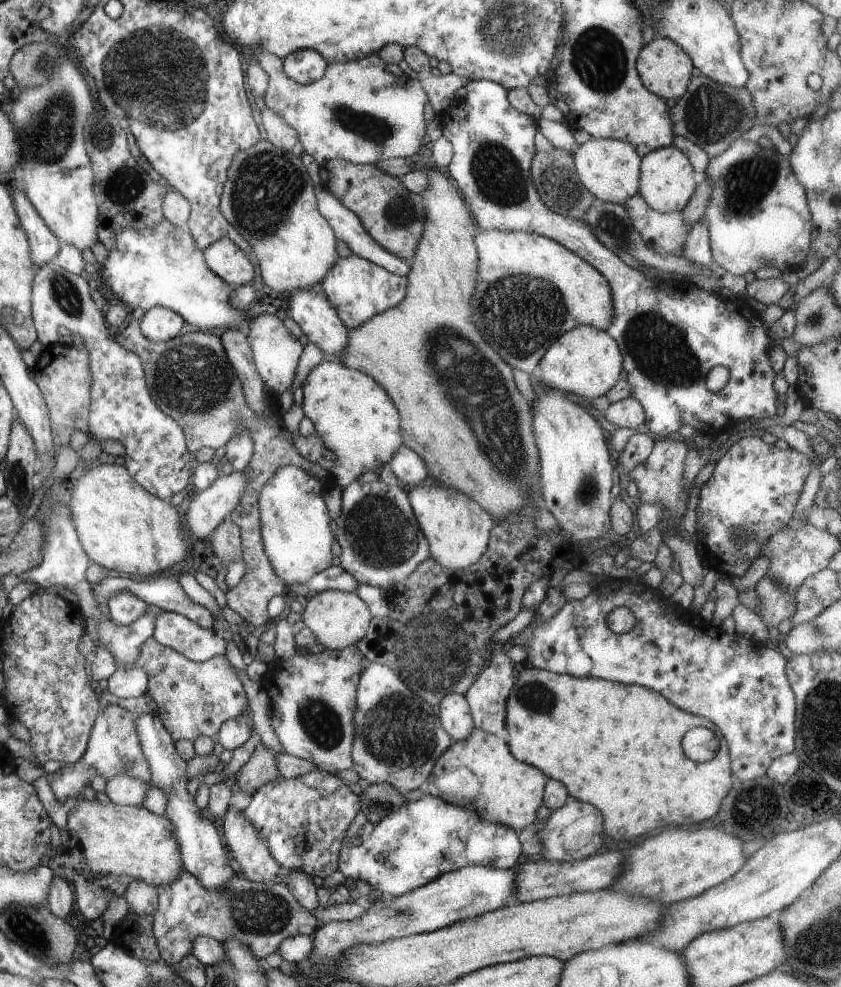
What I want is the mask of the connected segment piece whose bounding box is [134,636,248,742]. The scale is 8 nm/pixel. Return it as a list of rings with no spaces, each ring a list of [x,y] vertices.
[[[151,636],[140,644],[134,666],[145,671],[145,693],[155,701],[155,714],[174,742],[183,738],[193,742],[199,735],[214,738],[227,719],[235,719],[248,712],[241,682],[229,667],[225,655],[192,661],[159,644]]]

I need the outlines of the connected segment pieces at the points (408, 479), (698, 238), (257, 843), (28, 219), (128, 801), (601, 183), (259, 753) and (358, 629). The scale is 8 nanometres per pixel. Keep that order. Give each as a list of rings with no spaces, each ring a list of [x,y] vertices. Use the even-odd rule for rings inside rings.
[[[403,444],[397,447],[385,464],[396,476],[398,484],[422,484],[429,478],[423,459]]]
[[[703,215],[692,224],[692,229],[686,236],[681,257],[685,257],[688,261],[706,268],[710,268],[713,265],[709,246],[708,226]]]
[[[233,808],[226,809],[221,819],[225,849],[231,852],[236,870],[243,872],[249,881],[273,882],[279,866],[270,855],[265,839]]]
[[[14,188],[13,200],[16,204],[17,216],[20,217],[21,226],[27,233],[32,264],[35,267],[40,267],[42,264],[53,260],[54,254],[59,248],[57,237],[49,230],[35,207],[28,201],[23,189]]]
[[[124,770],[106,782],[105,794],[114,805],[139,807],[149,786],[149,782],[130,777]]]
[[[615,139],[589,140],[579,145],[572,157],[578,179],[595,199],[622,205],[638,192],[641,158],[628,142]]]
[[[258,743],[251,756],[235,774],[235,781],[242,792],[252,795],[261,785],[281,777],[276,767],[276,754]]]
[[[326,590],[315,593],[307,600],[301,614],[304,625],[311,630],[315,642],[331,650],[341,650],[354,645],[365,636],[369,621],[372,619],[369,609],[356,593],[346,593],[336,590]]]

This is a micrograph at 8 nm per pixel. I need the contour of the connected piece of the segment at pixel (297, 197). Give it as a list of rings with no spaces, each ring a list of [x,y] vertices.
[[[259,140],[245,152],[236,152],[227,167],[220,194],[219,210],[229,224],[250,244],[257,257],[261,280],[273,290],[309,289],[328,273],[339,258],[335,253],[334,232],[317,210],[317,201],[311,180],[303,168],[299,155],[277,150],[265,140]]]

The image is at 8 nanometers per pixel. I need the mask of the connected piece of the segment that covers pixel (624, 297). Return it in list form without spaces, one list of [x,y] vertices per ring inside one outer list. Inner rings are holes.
[[[481,79],[478,81],[469,81],[464,84],[464,87],[466,88],[466,93],[463,101],[457,105],[451,104],[438,115],[440,125],[442,126],[442,135],[451,143],[452,146],[452,157],[450,158],[449,164],[443,169],[444,172],[460,191],[460,195],[469,209],[470,215],[474,217],[475,225],[479,230],[486,231],[487,229],[495,229],[498,231],[523,231],[547,237],[548,239],[558,242],[561,246],[567,248],[567,250],[574,252],[580,259],[583,259],[587,264],[590,264],[595,270],[597,270],[597,272],[600,272],[605,277],[605,280],[610,286],[613,314],[612,319],[610,320],[610,325],[604,331],[617,343],[622,358],[622,368],[625,369],[628,374],[627,381],[632,390],[630,396],[637,400],[637,402],[643,407],[645,418],[644,424],[647,426],[649,432],[655,433],[656,440],[667,438],[671,432],[676,432],[678,428],[681,428],[684,424],[687,424],[687,426],[693,426],[693,428],[698,430],[700,433],[714,435],[721,432],[721,430],[740,422],[742,419],[766,419],[767,417],[773,417],[775,414],[774,404],[777,404],[775,401],[777,394],[772,385],[775,374],[769,365],[768,352],[773,347],[774,343],[781,344],[785,337],[792,336],[792,332],[794,331],[794,311],[784,310],[781,317],[773,322],[773,326],[771,326],[771,328],[767,328],[767,326],[764,325],[765,322],[763,322],[763,318],[761,318],[761,316],[757,316],[753,310],[741,308],[740,305],[733,304],[733,300],[721,299],[717,297],[715,293],[700,289],[695,284],[691,288],[689,288],[689,286],[683,286],[685,290],[681,290],[681,288],[676,288],[676,286],[671,283],[655,282],[646,278],[641,271],[627,266],[612,250],[609,250],[604,244],[601,244],[601,242],[595,238],[593,231],[589,228],[588,224],[585,224],[585,221],[566,217],[562,214],[550,211],[539,198],[530,177],[530,162],[537,151],[534,147],[534,136],[537,131],[535,118],[527,116],[522,112],[517,112],[517,110],[509,104],[508,98],[506,97],[507,89],[495,84],[494,82]],[[717,365],[725,366],[725,368],[729,370],[730,377],[723,388],[720,388],[717,392],[709,392],[704,385],[705,375],[709,372],[710,368]]]

